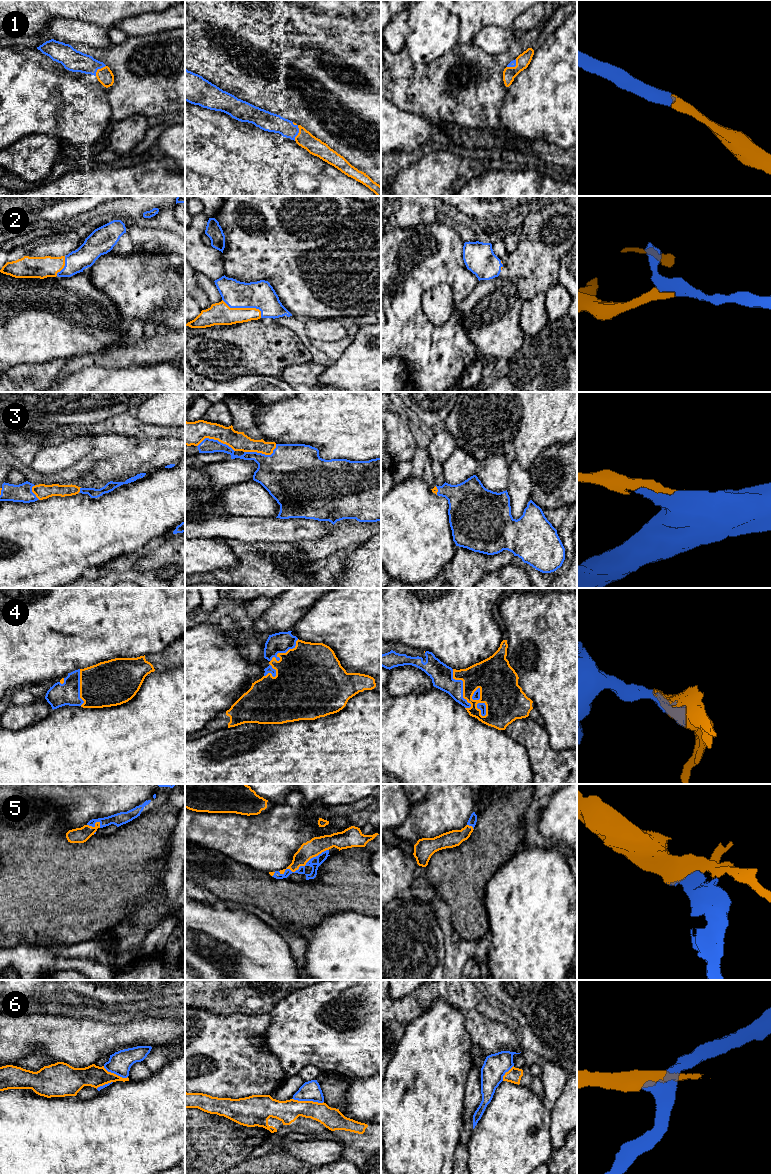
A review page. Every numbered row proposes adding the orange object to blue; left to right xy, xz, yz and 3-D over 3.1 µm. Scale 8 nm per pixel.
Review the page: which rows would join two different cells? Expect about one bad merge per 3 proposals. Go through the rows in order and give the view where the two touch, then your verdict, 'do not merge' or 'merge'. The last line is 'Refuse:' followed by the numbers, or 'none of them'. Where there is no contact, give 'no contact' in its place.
1: xz | merge
2: xz | merge
3: xz | merge
4: yz | merge
5: xz | merge
6: xz | do not merge
Refuse: 6

